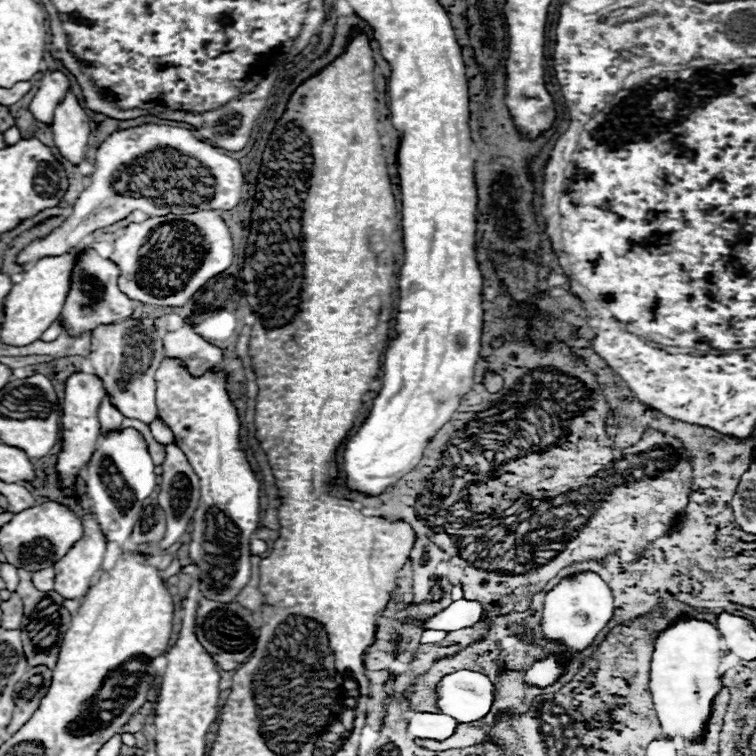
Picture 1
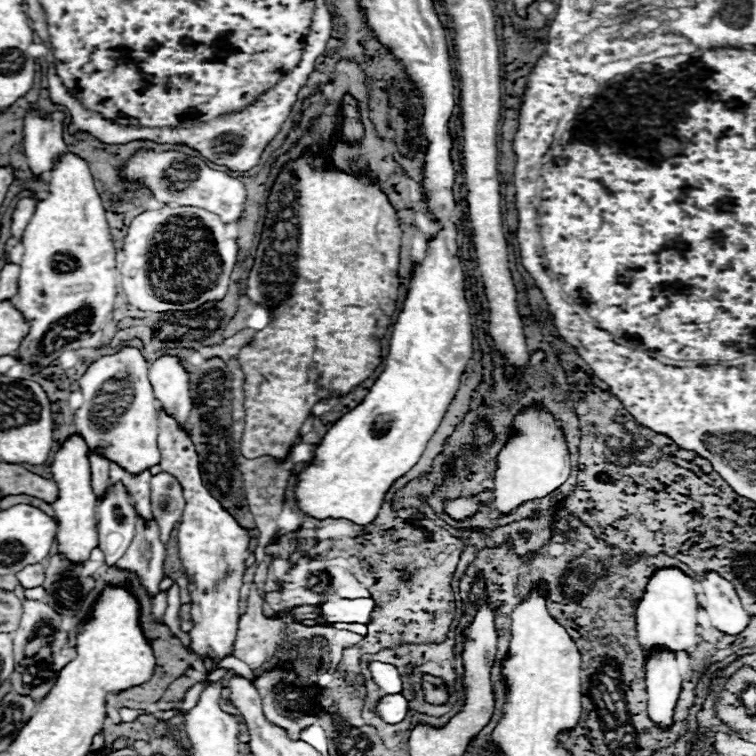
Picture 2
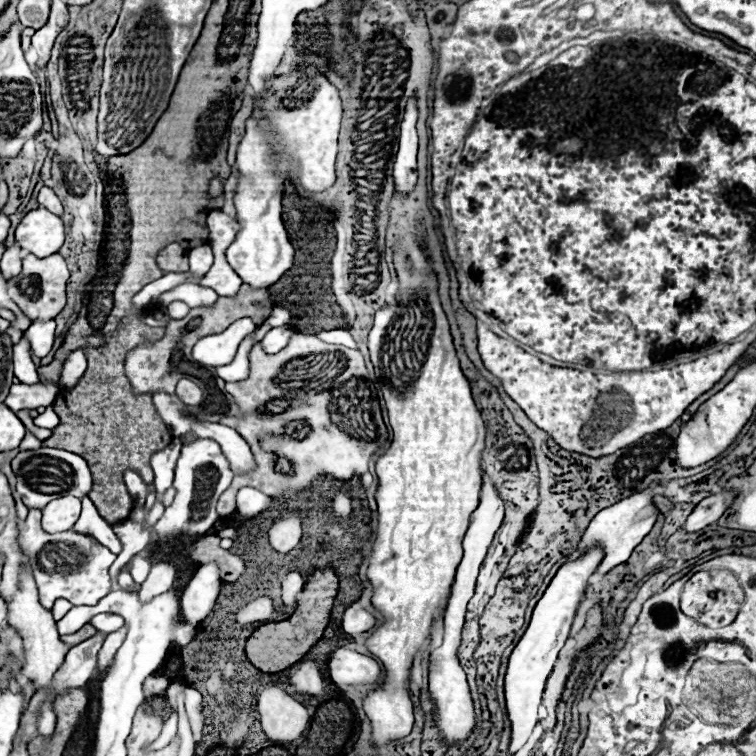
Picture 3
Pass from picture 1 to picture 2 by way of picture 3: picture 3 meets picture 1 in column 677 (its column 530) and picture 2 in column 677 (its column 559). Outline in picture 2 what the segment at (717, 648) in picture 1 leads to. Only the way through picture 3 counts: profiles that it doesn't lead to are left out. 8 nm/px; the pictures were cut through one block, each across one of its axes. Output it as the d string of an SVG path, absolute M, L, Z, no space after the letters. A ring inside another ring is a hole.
M664 568L652 576L636 610L638 640L646 654L656 646L664 646L670 652L682 652L698 646L698 598L694 594L694 584L694 578L684 576L676 568Z

